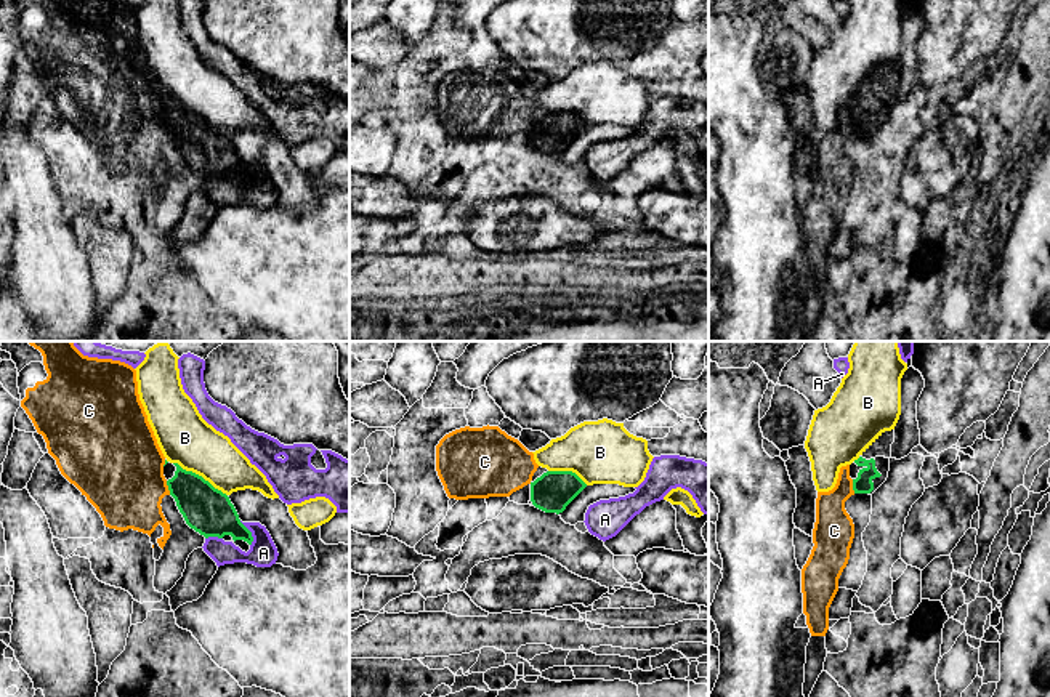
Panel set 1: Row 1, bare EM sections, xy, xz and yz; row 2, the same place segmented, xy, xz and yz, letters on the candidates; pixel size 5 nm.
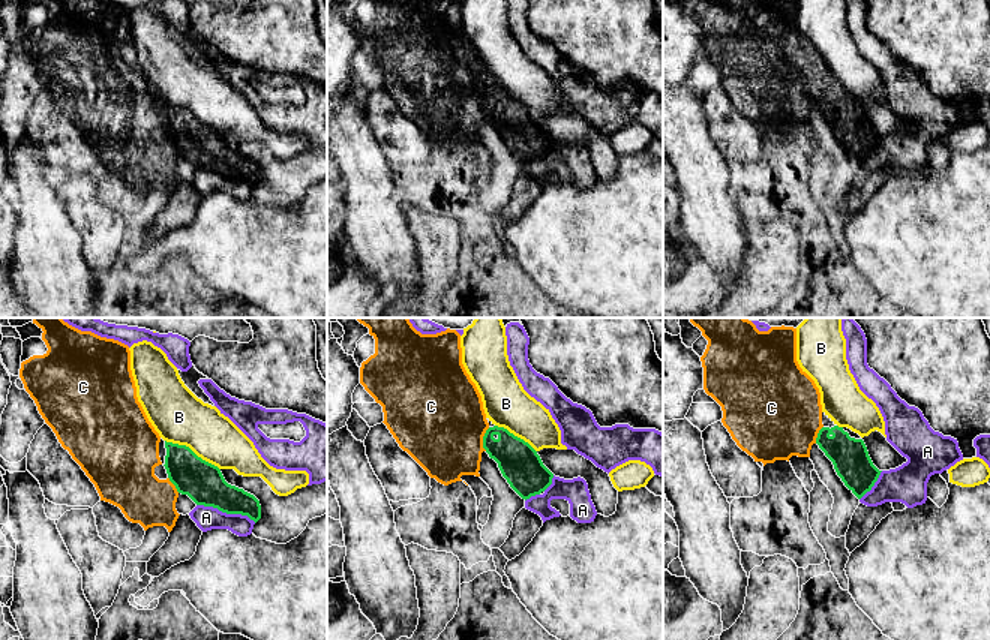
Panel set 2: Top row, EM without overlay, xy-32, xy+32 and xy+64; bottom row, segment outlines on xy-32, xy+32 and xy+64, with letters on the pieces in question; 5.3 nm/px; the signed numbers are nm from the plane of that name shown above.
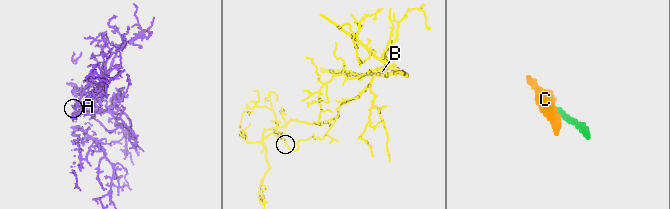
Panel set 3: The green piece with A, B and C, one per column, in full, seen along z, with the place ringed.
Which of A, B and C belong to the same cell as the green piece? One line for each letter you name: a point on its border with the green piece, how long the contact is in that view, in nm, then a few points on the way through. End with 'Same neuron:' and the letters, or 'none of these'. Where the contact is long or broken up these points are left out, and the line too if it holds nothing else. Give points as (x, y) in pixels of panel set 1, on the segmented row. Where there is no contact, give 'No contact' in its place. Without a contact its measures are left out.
C: Touches green at xy (169, 487). Shared border 80 nm. Path across: xy (207, 510), (185, 487), (169, 487), (138, 486), (121, 475)
Same neuron: C

